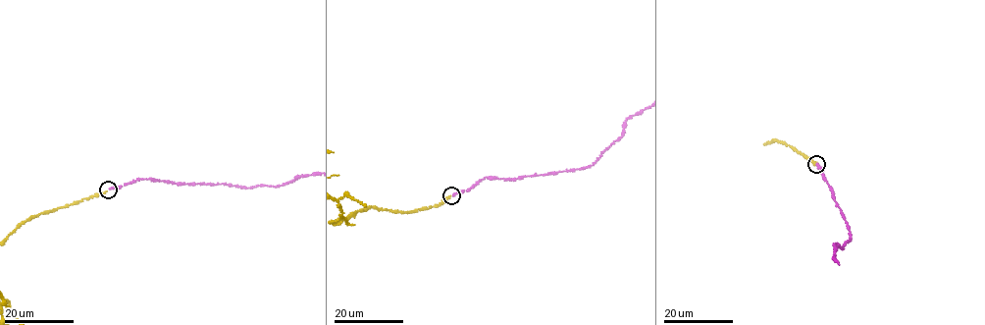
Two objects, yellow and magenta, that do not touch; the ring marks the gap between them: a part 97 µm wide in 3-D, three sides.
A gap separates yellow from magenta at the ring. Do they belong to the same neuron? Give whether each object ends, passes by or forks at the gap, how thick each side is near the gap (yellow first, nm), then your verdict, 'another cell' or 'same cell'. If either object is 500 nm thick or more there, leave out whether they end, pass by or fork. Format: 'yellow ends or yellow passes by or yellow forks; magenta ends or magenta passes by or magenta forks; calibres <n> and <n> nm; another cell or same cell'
yellow ends; magenta ends; calibres 190 and 200 nm; another cell

